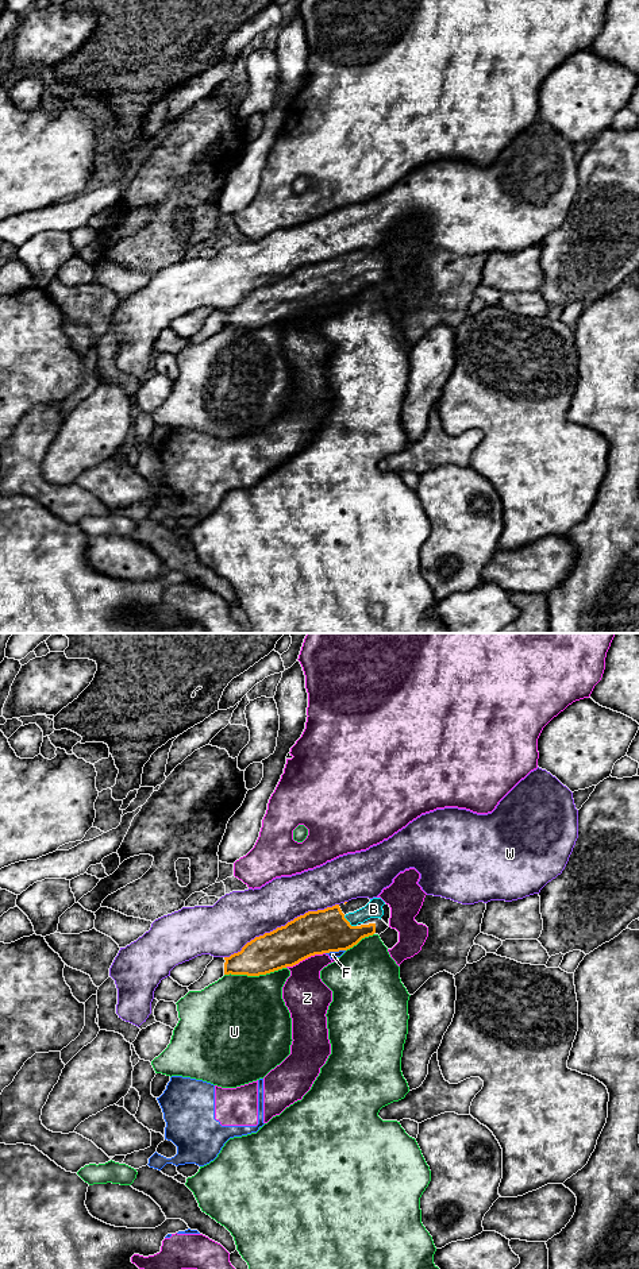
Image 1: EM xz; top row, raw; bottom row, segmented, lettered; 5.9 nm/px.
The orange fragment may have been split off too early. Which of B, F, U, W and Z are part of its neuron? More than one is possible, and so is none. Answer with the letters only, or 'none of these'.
B

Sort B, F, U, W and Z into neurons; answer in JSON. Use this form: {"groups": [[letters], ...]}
{"groups": [["B"], ["F", "Z"], ["U"], ["W"]]}

